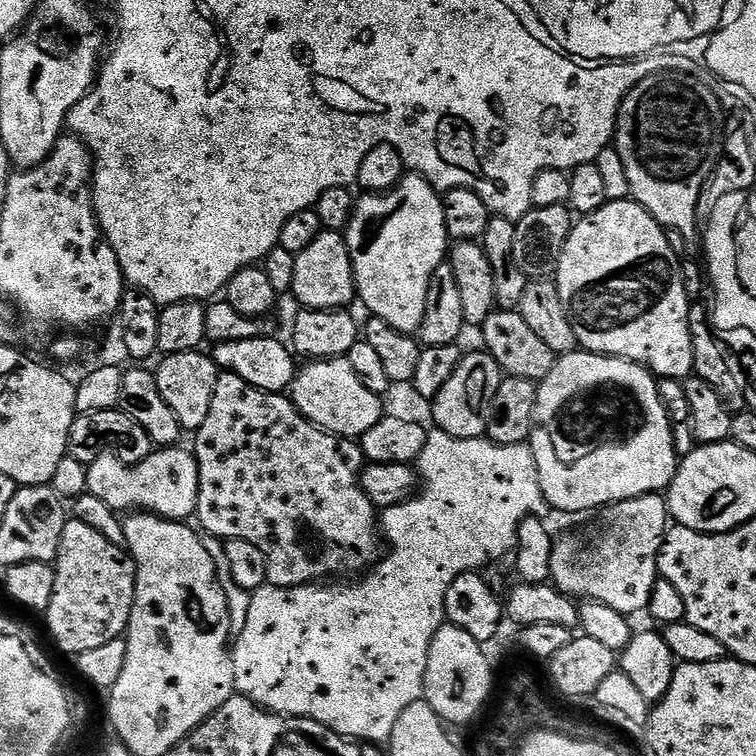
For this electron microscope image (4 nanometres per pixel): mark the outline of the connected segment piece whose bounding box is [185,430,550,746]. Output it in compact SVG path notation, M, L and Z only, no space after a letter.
M432 430L429 431L426 438L426 446L419 458L414 461L414 467L419 479L423 481L422 487L411 500L403 500L401 504L383 509L378 520L383 539L386 541L387 547L389 544L392 549L389 552L387 549L386 555L375 567L351 582L313 582L293 588L279 588L267 583L257 592L250 593L242 590L230 575L230 562L227 561L223 541L217 536L208 534L205 527L202 526L201 519L195 514L187 518L185 521L187 528L192 530L194 534L198 534L203 546L206 547L206 552L214 560L216 576L219 578L220 585L222 585L226 594L228 617L231 624L230 634L234 637L234 643L231 645L230 651L232 653L232 665L234 666L235 691L239 695L250 698L258 707L266 708L270 712L277 712L280 716L310 718L314 722L334 730L340 736L348 737L349 740L367 742L373 746L384 746L391 741L394 722L398 722L398 718L402 716L402 710L406 710L406 706L418 702L423 697L424 675L426 674L430 642L434 638L434 634L446 622L444 599L446 598L446 590L450 590L450 582L454 582L454 578L458 578L467 572L483 569L482 566L487 560L496 560L503 552L511 553L516 546L516 530L521 521L528 516L544 518L550 512L547 502L544 501L542 486L538 482L534 450L531 443L528 442L515 444L514 446L502 446L487 438L463 440L439 430Z

